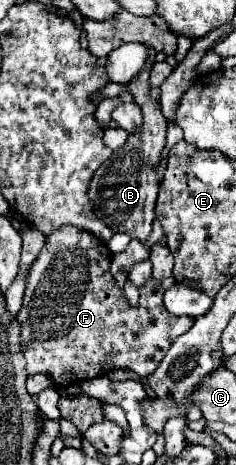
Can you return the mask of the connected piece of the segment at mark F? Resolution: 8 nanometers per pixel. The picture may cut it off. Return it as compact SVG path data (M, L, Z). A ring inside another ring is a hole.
M62 226L62 230L56 230L48 236L44 250L30 268L24 302L20 314L16 316L22 326L20 342L28 362L26 372L30 376L46 372L60 388L66 388L68 384L82 384L88 378L104 376L116 368L128 368L146 378L158 368L158 362L162 362L174 338L192 328L192 318L168 314L162 304L164 288L160 280L152 278L146 282L146 286L140 288L138 306L130 306L122 288L114 282L114 276L110 276L110 256L108 246L100 238L86 230L78 230L76 226Z

